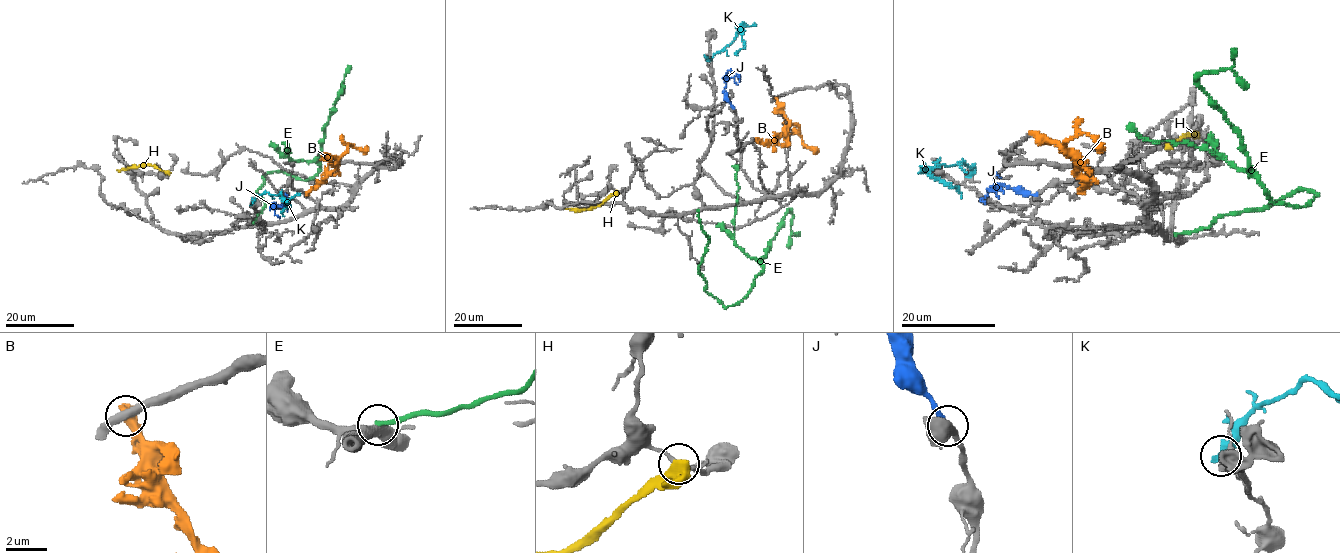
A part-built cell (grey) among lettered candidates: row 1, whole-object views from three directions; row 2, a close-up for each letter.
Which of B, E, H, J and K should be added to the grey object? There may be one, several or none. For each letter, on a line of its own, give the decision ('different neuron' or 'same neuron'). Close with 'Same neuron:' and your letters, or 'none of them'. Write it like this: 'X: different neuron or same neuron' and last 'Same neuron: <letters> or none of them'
B: different neuron
E: different neuron
H: different neuron
J: same neuron
K: different neuron
Same neuron: J

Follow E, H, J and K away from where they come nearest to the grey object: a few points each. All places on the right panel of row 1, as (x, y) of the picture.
E: (1175, 235), (1294, 191), (1317, 195), (1295, 206), (1271, 199), (1198, 84), (1233, 65), (1233, 48)
H: (1167, 145), (1190, 133), (1195, 136)
J: (1036, 194), (1026, 194), (1001, 185), (988, 190), (993, 188), (993, 177), (995, 174), (1000, 177)
K: (968, 176), (971, 168), (961, 160), (939, 165), (928, 172), (954, 185), (960, 197)

